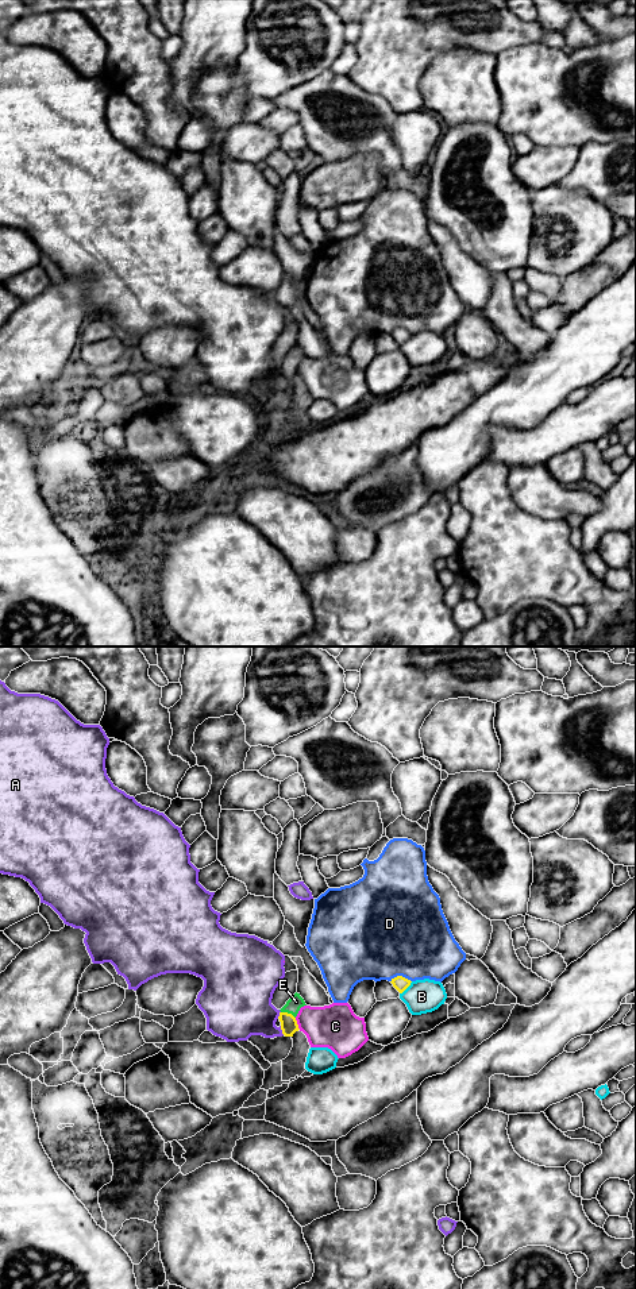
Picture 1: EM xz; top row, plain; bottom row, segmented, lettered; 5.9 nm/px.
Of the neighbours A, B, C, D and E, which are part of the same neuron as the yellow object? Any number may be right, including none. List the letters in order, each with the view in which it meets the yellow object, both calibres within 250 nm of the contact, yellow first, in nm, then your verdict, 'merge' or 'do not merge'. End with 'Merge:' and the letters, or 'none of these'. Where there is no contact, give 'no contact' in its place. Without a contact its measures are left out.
A: contact in xz; calibres 100 and 320 nm; do not merge
B: contact in xz; calibres 90 and 200 nm; do not merge
C: contact in xz; calibres 100 and 260 nm; do not merge
D: contact in xz; calibres 90 and 500 nm; do not merge
E: contact in xz; calibres 100 and 90 nm; merge
Merge: E

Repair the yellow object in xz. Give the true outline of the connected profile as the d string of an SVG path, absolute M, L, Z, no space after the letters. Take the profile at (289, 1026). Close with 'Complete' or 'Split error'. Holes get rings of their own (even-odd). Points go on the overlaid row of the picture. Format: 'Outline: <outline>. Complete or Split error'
Outline: M294 993L286 1004L280 1010L280 1022L281 1022L281 1030L285 1037L293 1037L296 1031L298 1031L298 1024L296 1020L296 1016L301 1007L307 1006L304 999L300 996L300 993Z. Split error

